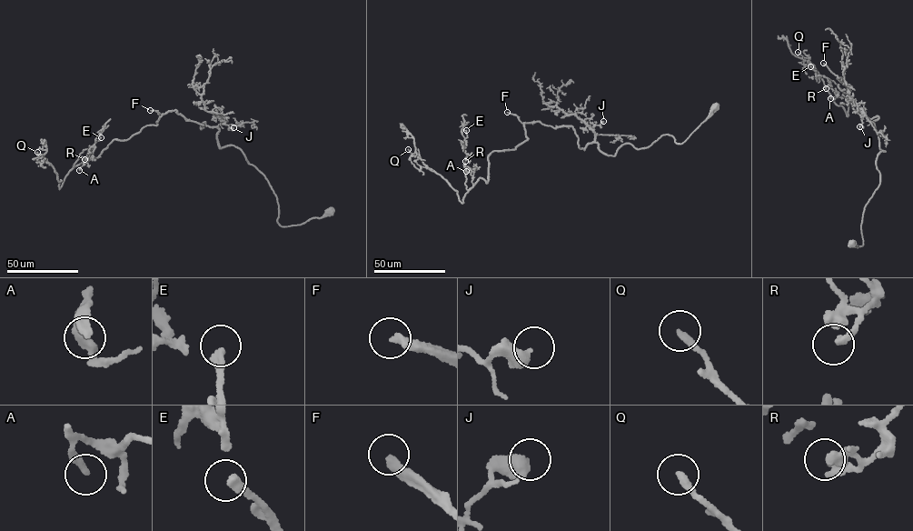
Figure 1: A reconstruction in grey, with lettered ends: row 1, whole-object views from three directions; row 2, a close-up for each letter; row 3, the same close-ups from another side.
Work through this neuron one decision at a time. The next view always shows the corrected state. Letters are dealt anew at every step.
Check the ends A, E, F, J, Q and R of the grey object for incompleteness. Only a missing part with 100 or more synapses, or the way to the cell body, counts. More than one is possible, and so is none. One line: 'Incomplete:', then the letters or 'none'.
Incomplete: F

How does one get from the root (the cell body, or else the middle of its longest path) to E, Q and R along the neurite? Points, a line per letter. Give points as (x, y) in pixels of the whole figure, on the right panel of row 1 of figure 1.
E: (852, 243), (863, 245), (864, 207), (879, 184), (878, 116), (853, 108), (840, 77), (853, 102), (810, 66)
Q: (852, 243), (879, 184), (878, 116), (853, 108), (838, 76), (847, 115), (798, 52)
R: (852, 243), (863, 244), (885, 151), (878, 116), (853, 108), (840, 77), (853, 102), (828, 78), (826, 88)

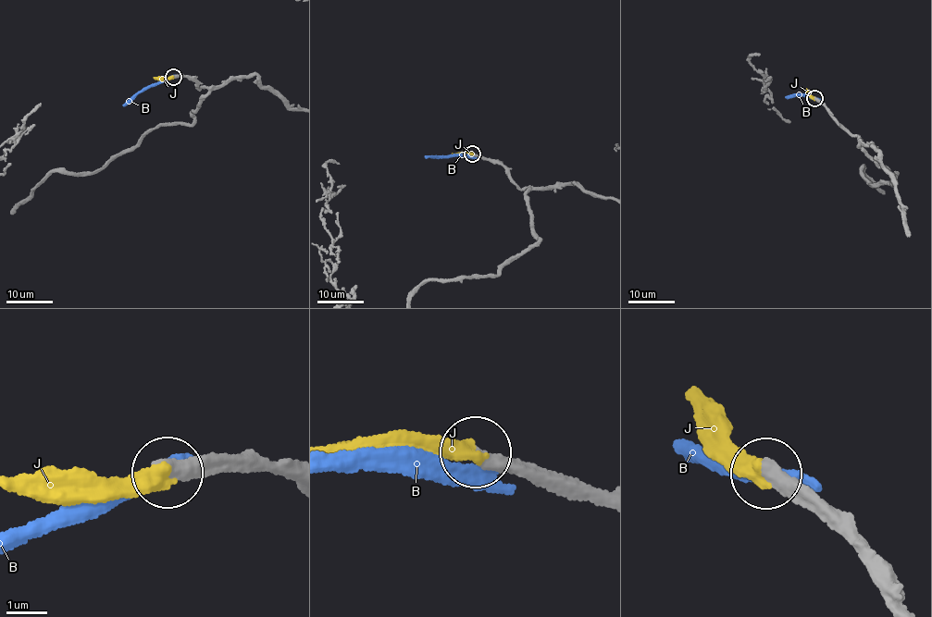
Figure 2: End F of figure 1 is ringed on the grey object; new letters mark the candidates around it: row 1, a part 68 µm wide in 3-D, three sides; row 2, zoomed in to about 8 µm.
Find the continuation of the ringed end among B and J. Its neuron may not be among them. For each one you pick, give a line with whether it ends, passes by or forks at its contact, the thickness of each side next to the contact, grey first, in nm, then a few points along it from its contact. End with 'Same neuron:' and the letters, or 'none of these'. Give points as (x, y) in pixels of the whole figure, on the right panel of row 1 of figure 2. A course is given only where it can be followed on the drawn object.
J: It ends there. Thickness 400 nm (grey) against 420 nm
Same neuron: J

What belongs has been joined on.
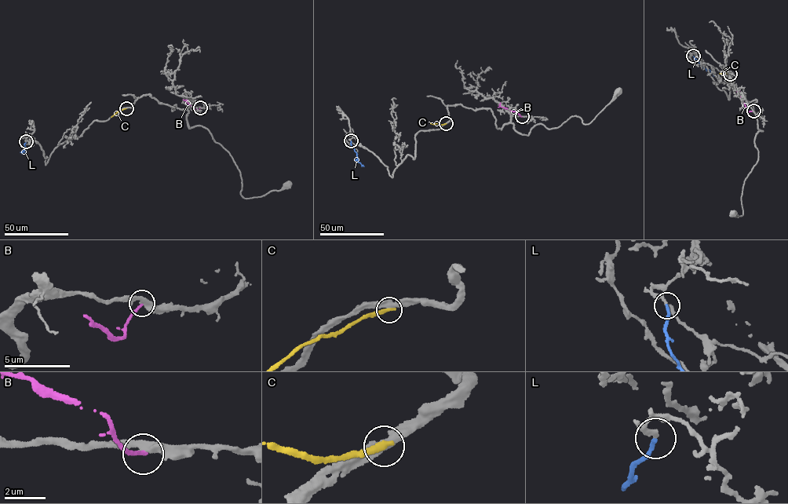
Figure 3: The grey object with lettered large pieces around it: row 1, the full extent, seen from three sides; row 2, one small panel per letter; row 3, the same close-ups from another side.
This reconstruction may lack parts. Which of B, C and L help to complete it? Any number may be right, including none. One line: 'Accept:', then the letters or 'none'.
Accept: none

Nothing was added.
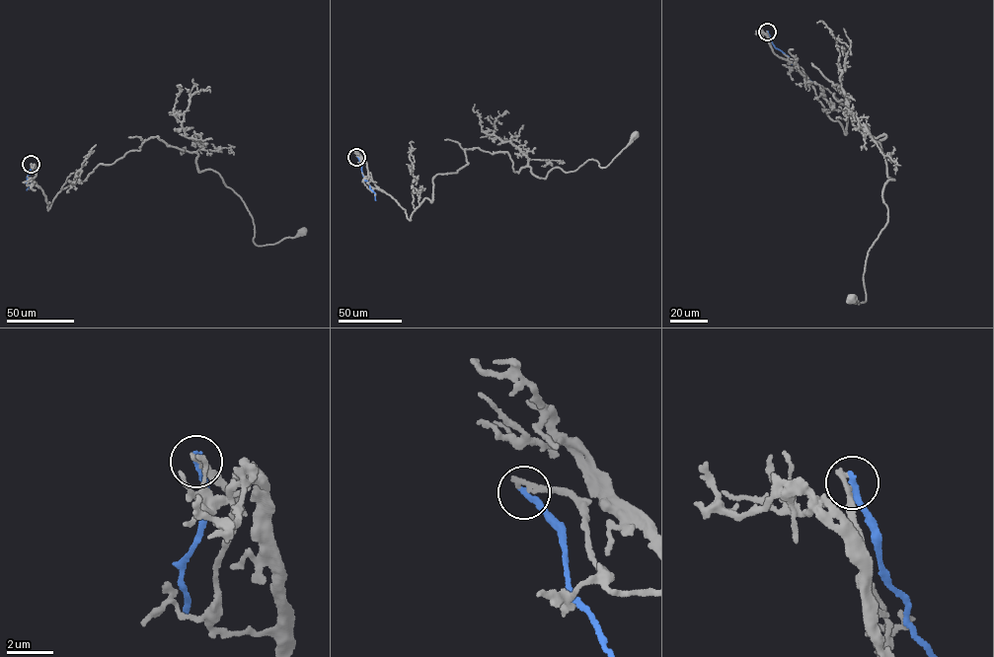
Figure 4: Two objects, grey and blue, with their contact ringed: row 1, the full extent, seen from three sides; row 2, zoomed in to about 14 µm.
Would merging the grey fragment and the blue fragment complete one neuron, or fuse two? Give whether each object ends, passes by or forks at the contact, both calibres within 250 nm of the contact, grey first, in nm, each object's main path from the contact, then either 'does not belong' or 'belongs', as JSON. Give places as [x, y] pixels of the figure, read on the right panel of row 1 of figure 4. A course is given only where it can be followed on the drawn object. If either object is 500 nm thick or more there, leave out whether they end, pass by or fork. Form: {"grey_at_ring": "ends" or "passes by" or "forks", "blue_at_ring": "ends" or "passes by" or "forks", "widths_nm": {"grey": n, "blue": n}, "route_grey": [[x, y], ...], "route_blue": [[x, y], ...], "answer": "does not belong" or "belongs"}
{"grey_at_ring": "ends", "blue_at_ring": "ends", "widths_nm": {"grey": 320, "blue": 280}, "route_grey": [[767, 32], [845, 134], [853, 115], [833, 85], [853, 124], [885, 135], [888, 217], [865, 302], [851, 298]], "route_blue": [[768, 32], [773, 45], [814, 84]], "answer": "does not belong"}

